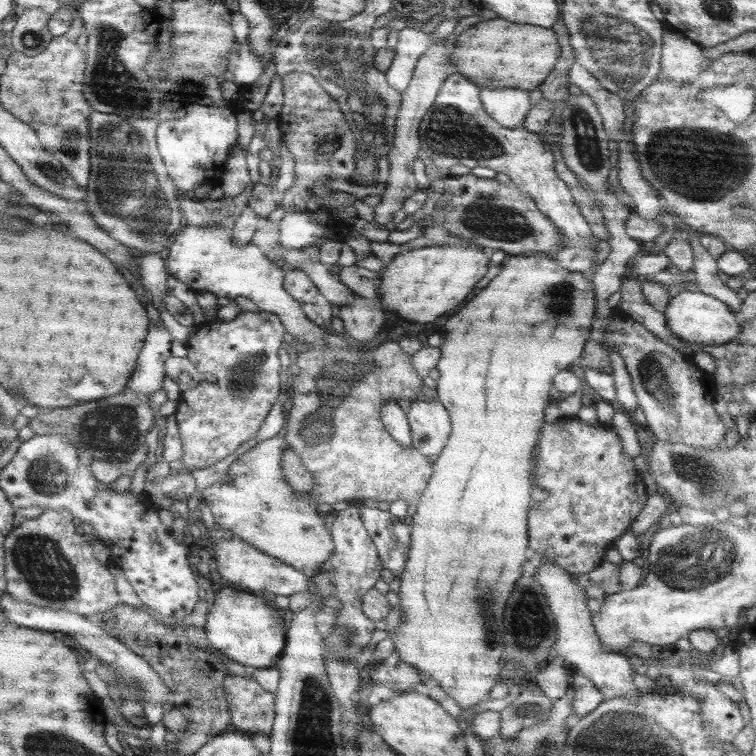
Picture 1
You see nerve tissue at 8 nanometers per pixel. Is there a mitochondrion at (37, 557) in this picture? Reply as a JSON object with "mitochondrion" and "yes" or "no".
{"mitochondrion":"yes"}

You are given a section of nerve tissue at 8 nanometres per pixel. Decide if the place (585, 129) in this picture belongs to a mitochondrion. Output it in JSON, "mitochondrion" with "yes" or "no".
{"mitochondrion":"yes"}

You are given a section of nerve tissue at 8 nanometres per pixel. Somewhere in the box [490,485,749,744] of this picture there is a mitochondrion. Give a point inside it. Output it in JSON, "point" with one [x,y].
{"point":[692,566]}

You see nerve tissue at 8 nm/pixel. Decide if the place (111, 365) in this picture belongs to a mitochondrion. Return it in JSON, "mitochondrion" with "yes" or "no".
{"mitochondrion":"no"}

